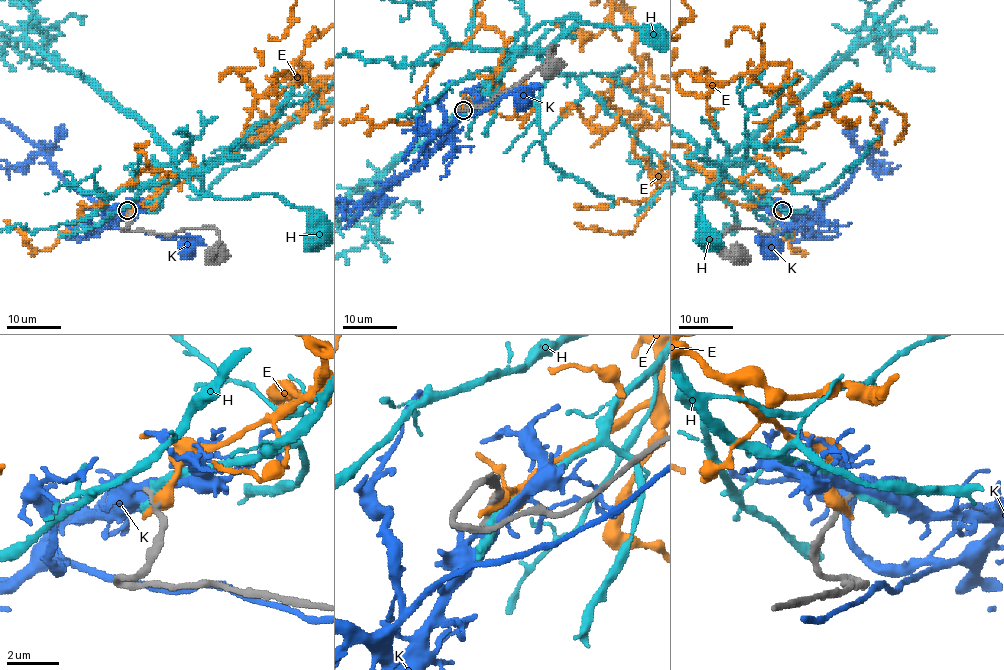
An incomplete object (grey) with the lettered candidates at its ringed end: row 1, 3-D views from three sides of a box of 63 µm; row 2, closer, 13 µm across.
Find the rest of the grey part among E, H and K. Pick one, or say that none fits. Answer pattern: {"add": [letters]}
{"add": []}

